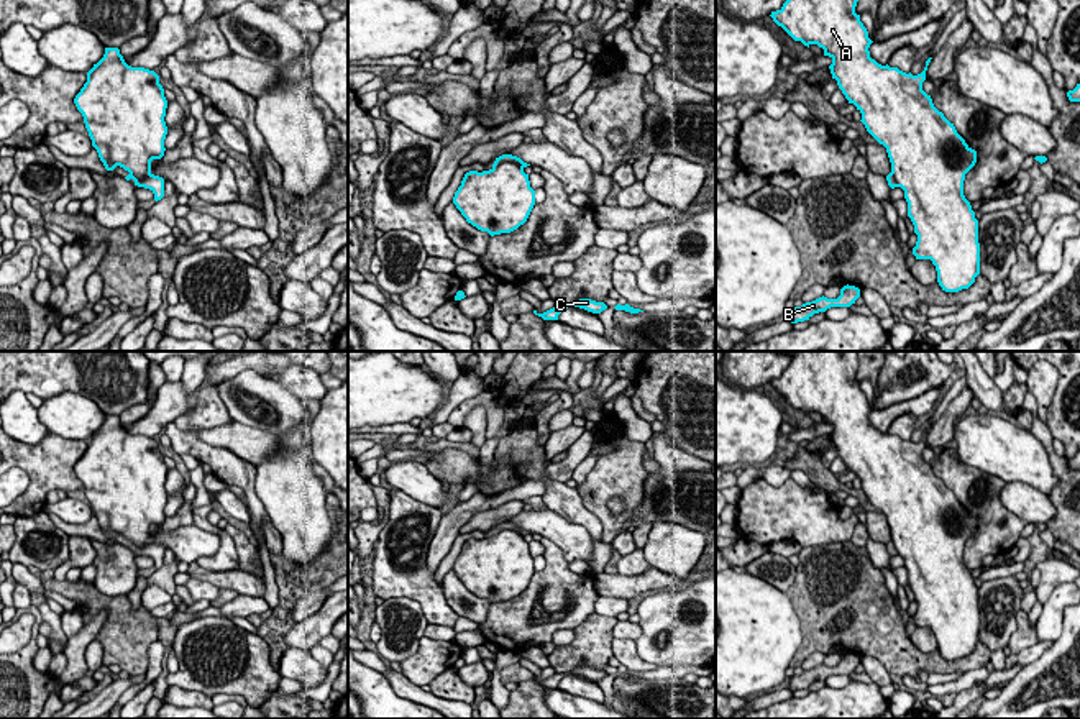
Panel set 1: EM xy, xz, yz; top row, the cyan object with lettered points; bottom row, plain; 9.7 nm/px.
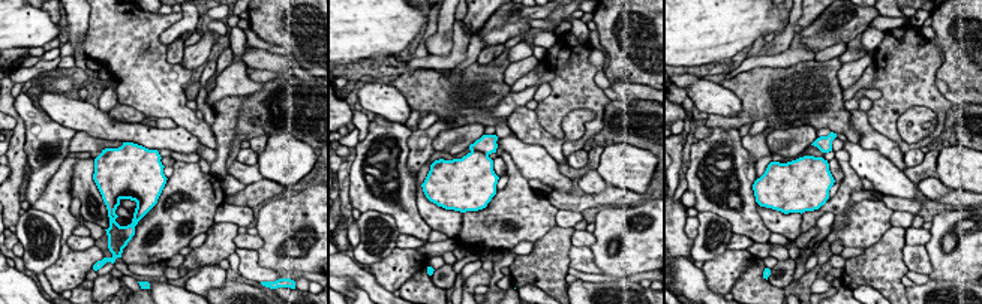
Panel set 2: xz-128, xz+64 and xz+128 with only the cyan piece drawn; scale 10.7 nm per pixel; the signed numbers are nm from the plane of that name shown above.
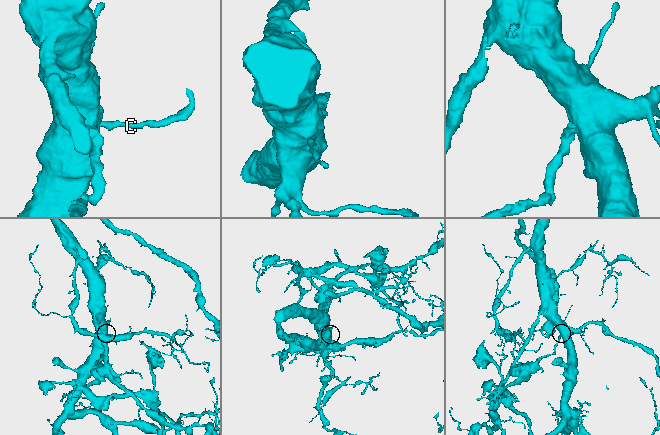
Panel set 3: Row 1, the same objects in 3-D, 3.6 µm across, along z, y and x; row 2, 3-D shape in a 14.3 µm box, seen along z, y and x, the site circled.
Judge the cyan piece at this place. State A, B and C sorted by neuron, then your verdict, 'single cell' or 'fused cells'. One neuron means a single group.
groups A C / B; fused cells

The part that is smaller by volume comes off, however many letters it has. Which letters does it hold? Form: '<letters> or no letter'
B

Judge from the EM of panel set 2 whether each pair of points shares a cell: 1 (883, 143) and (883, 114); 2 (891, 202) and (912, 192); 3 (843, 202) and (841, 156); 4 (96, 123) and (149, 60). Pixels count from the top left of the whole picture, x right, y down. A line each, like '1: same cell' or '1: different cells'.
1: different cells
2: different cells
3: same cell
4: different cells

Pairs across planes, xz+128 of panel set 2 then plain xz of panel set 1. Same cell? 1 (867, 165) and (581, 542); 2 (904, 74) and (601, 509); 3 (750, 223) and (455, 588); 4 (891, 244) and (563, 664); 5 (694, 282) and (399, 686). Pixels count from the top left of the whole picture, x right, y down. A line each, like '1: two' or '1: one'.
1: one
2: one
3: two
4: one
5: one

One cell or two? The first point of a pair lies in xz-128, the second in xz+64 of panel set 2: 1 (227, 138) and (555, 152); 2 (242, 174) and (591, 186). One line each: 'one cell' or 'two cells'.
1: two cells
2: one cell

